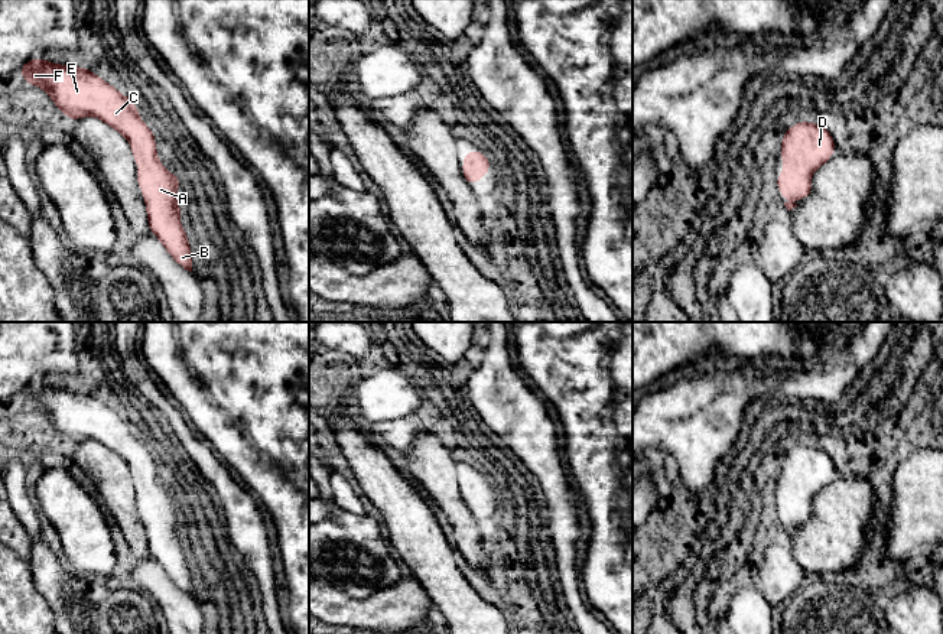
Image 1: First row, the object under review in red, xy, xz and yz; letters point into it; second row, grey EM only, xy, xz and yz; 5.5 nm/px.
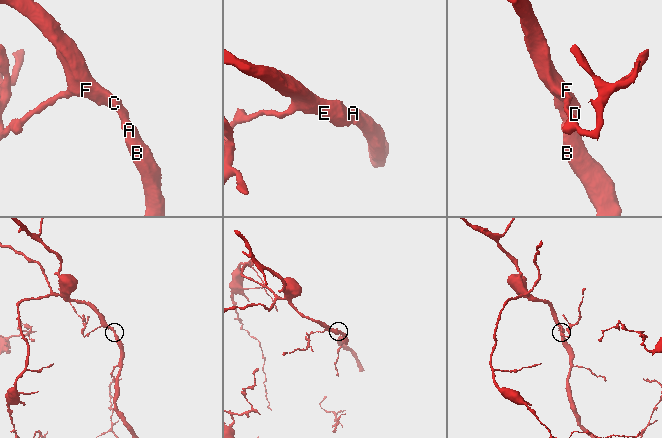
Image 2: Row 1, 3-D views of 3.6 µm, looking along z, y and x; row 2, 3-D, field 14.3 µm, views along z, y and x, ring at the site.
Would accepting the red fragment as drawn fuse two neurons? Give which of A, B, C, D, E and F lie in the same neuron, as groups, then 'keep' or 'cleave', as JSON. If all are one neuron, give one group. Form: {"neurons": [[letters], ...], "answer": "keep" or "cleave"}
{"neurons": [["A", "B", "C", "D", "E", "F"]], "answer": "keep"}

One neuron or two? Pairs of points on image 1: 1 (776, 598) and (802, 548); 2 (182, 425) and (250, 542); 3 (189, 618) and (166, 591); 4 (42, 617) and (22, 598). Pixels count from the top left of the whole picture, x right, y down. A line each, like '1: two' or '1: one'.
1: two
2: one
3: one
4: one

